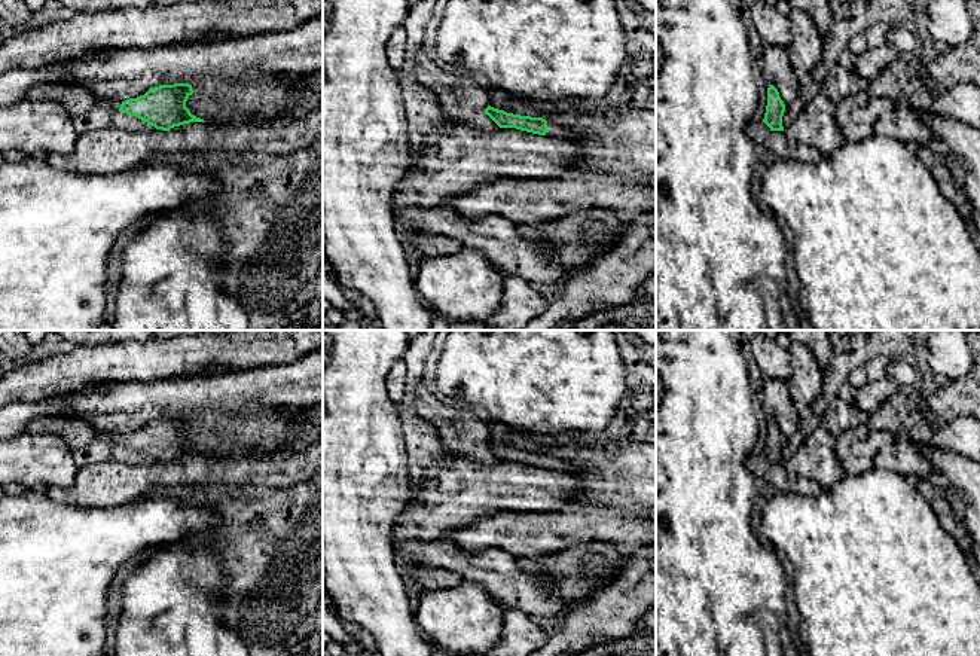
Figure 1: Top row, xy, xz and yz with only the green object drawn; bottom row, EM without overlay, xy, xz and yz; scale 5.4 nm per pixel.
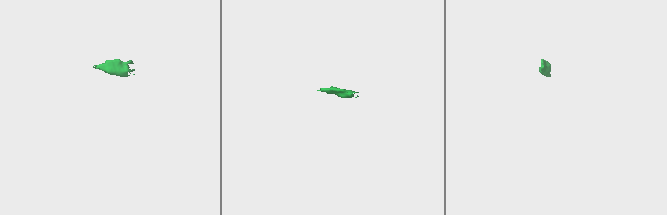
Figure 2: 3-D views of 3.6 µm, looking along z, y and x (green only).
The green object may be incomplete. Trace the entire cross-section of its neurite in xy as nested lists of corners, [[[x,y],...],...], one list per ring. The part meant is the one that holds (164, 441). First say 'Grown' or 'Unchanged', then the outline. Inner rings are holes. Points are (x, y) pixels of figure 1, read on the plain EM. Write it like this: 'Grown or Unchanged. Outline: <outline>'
Grown. Outline: [[[189,417],[161,418],[150,421],[144,428],[125,434],[106,431],[100,434],[100,440],[110,448],[122,445],[137,449],[156,463],[170,464],[190,455],[205,455],[186,440],[192,427],[193,422]]]

